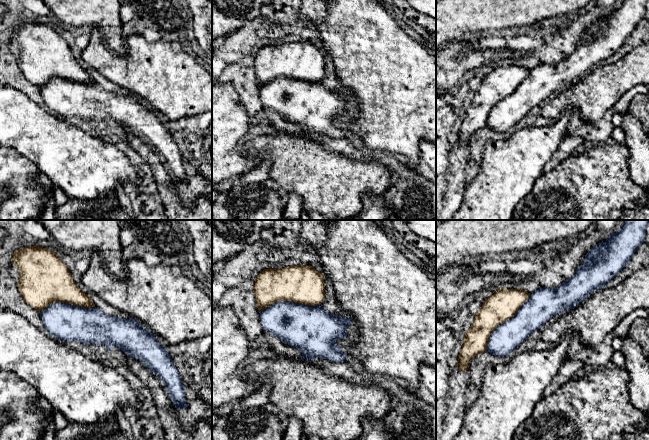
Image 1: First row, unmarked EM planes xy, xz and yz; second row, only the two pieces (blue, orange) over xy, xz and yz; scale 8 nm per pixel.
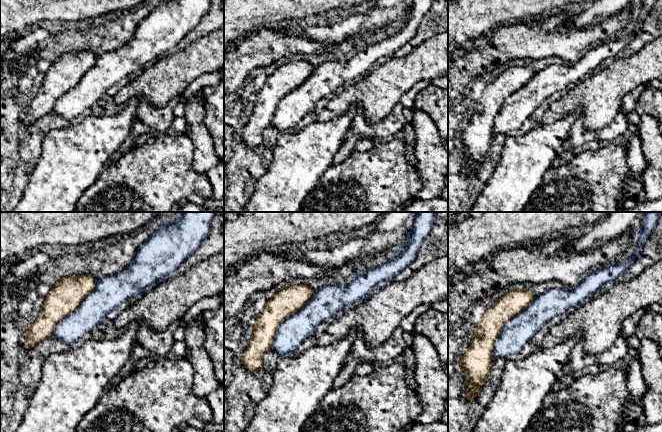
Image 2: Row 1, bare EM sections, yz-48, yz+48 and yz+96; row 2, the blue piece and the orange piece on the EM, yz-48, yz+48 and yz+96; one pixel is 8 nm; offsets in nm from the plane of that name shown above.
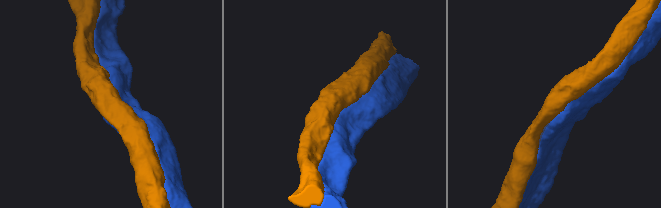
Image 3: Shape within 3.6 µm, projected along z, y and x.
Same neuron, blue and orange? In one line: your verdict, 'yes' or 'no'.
no

